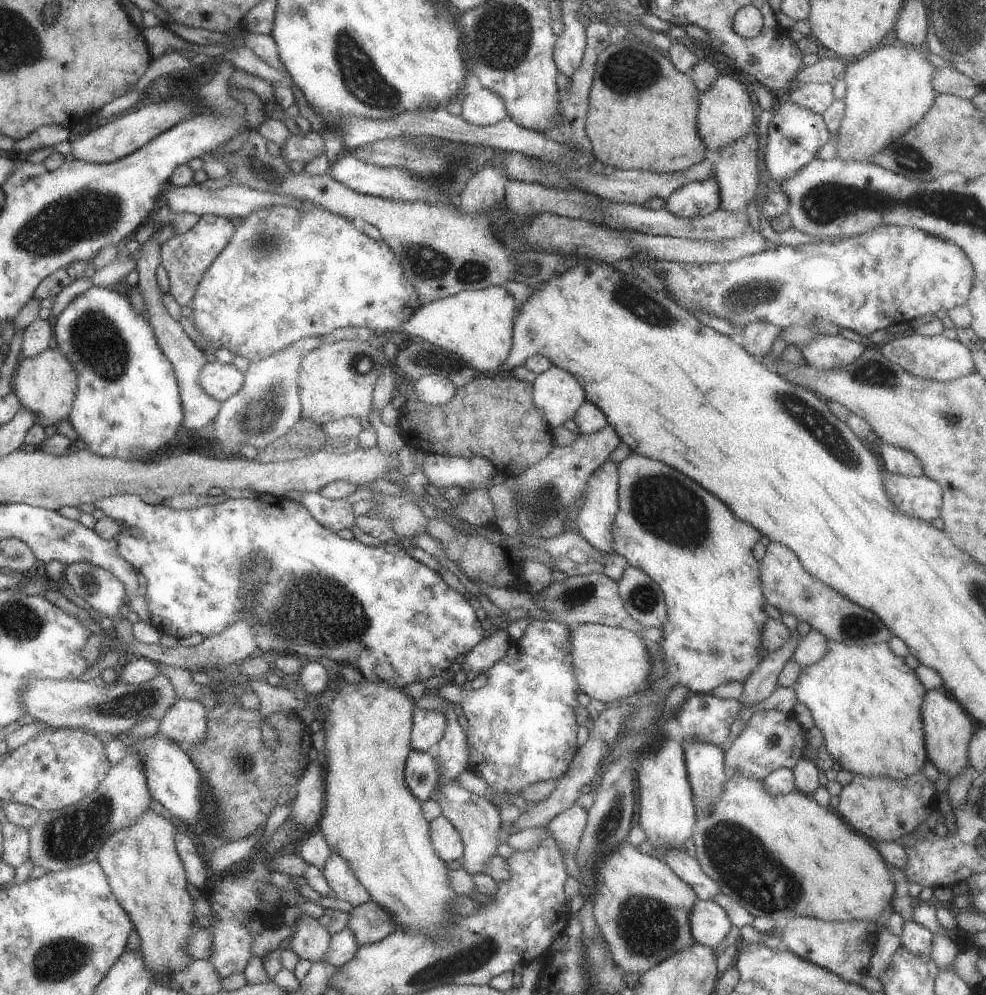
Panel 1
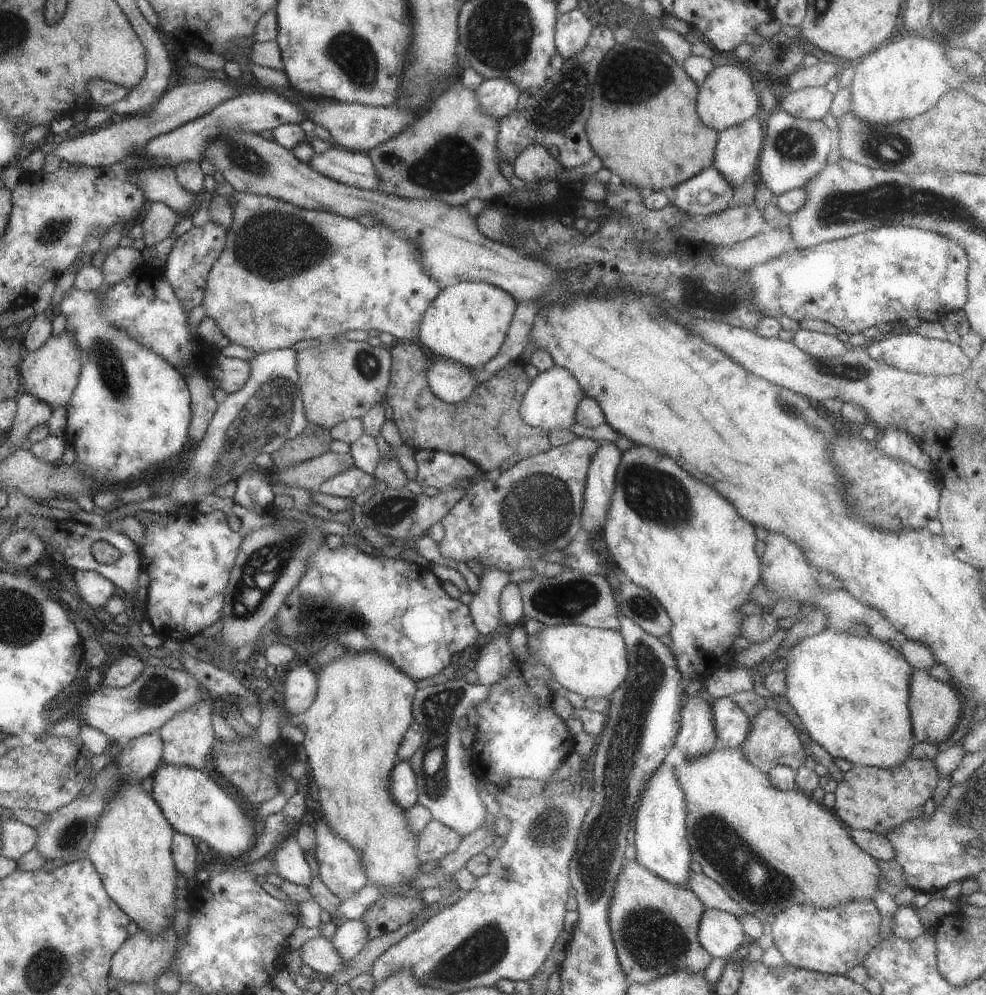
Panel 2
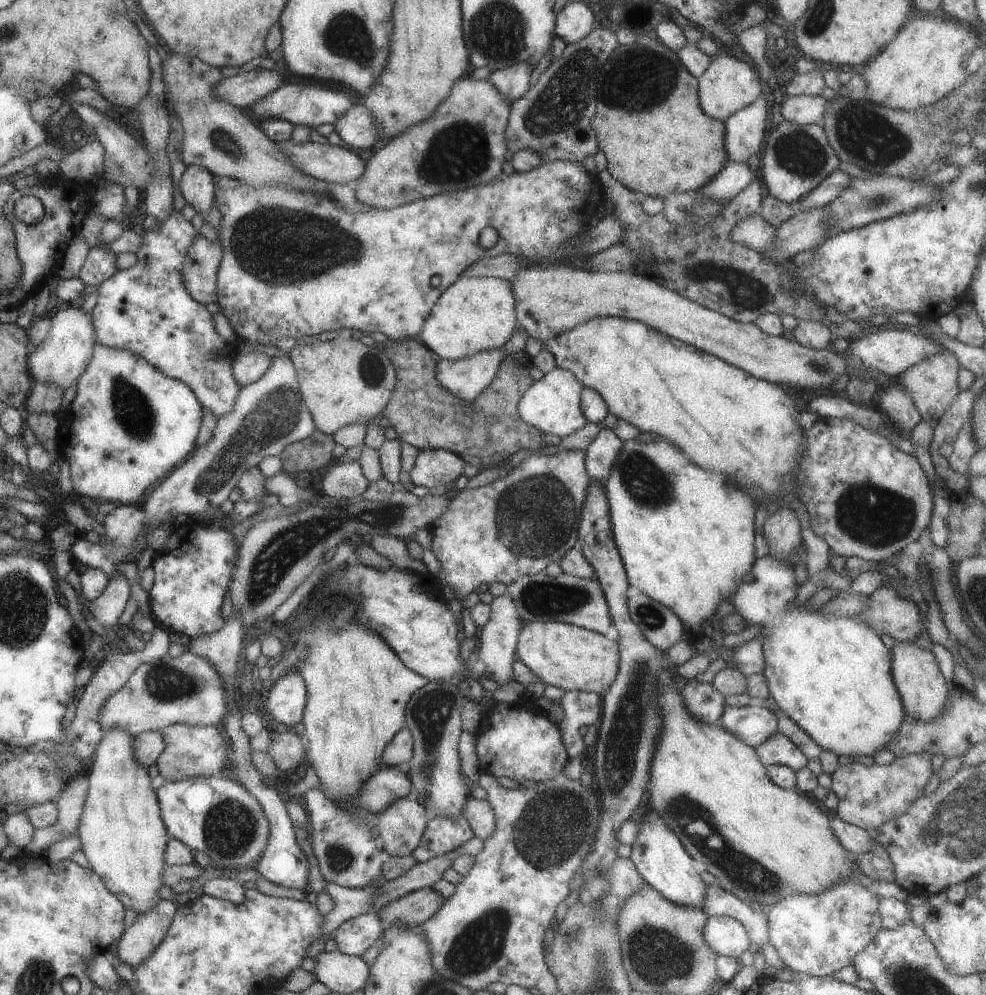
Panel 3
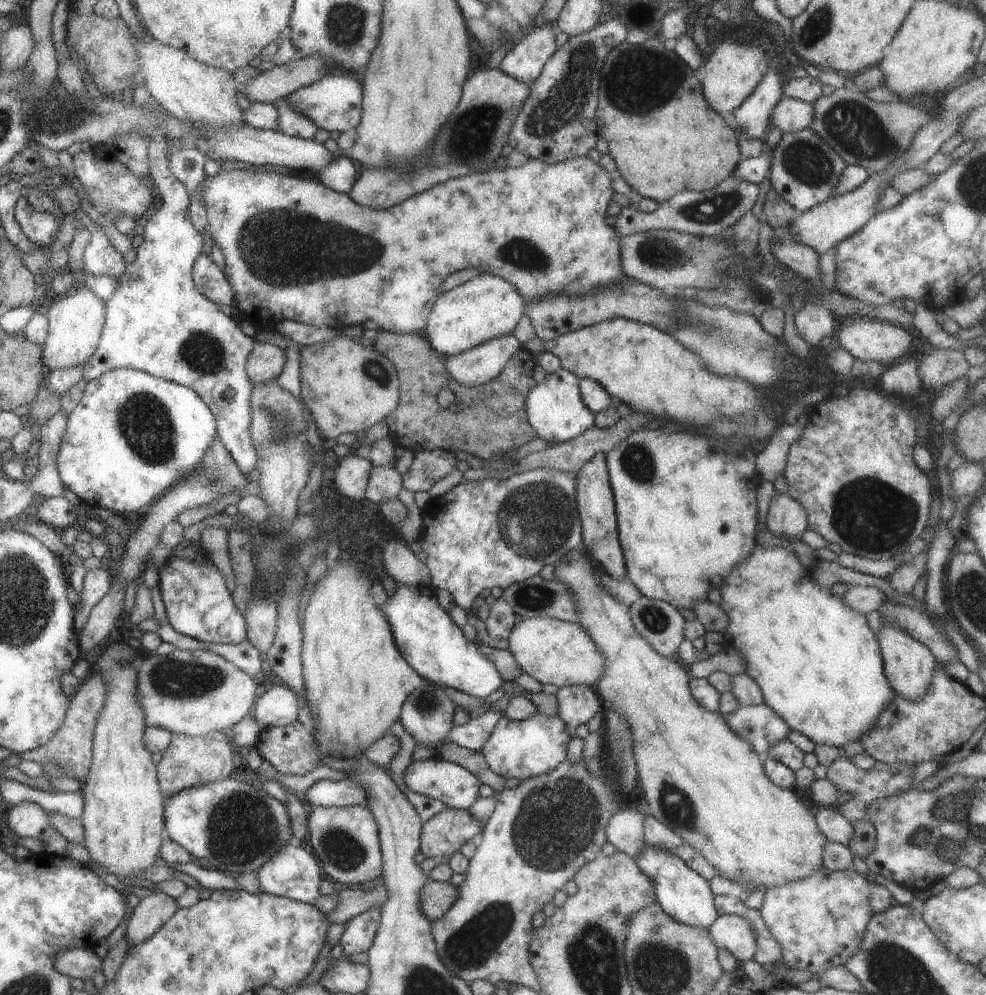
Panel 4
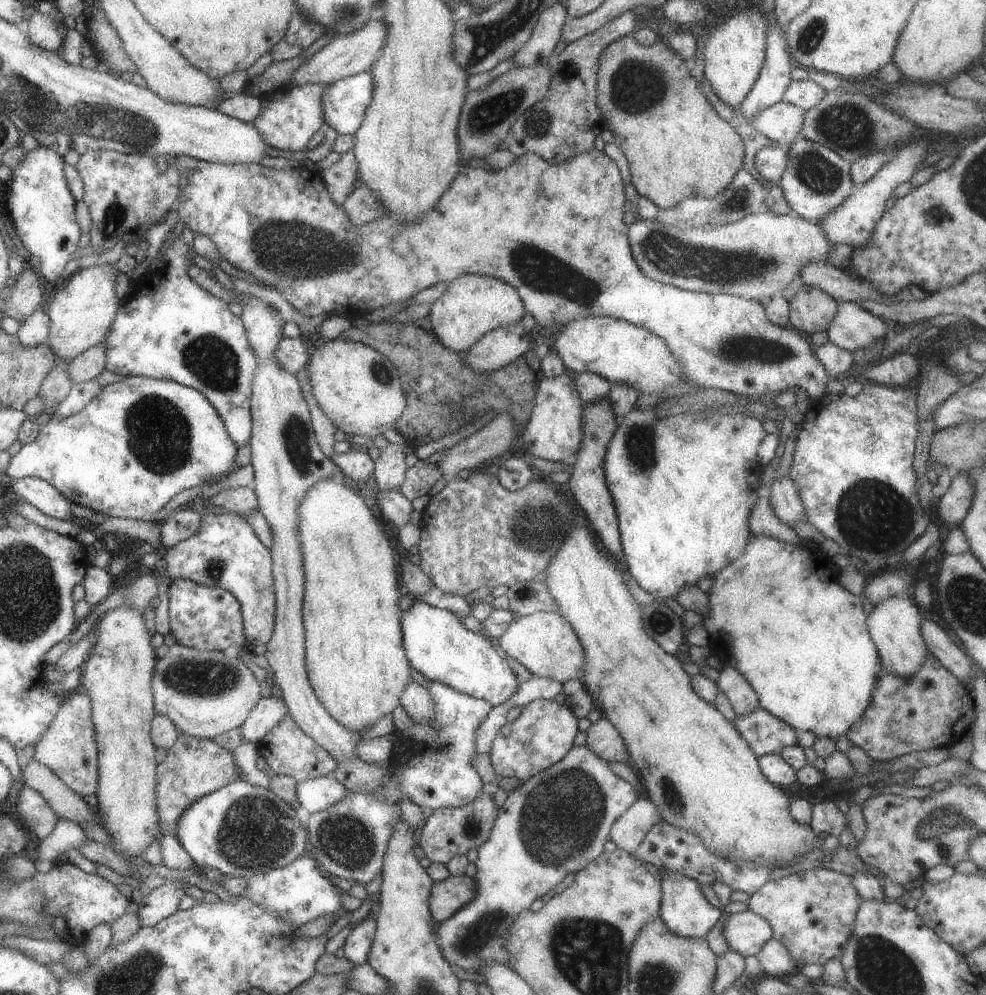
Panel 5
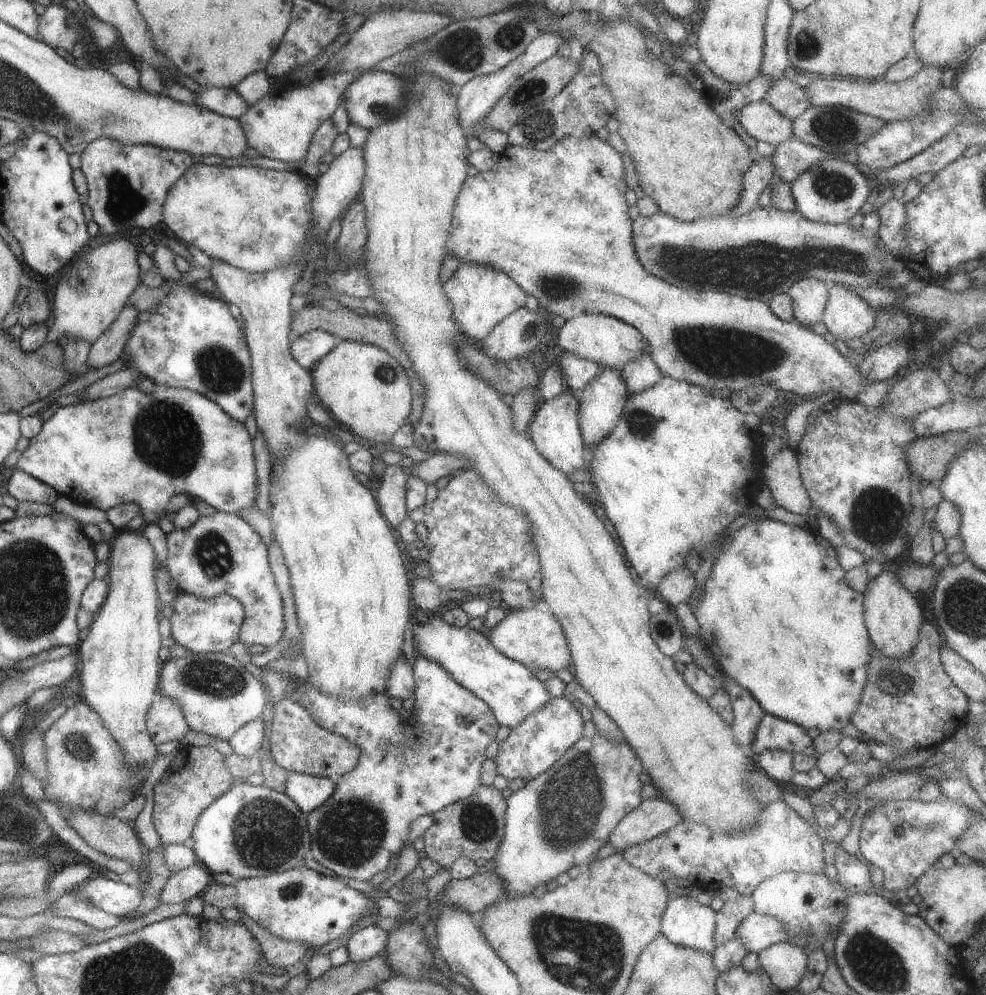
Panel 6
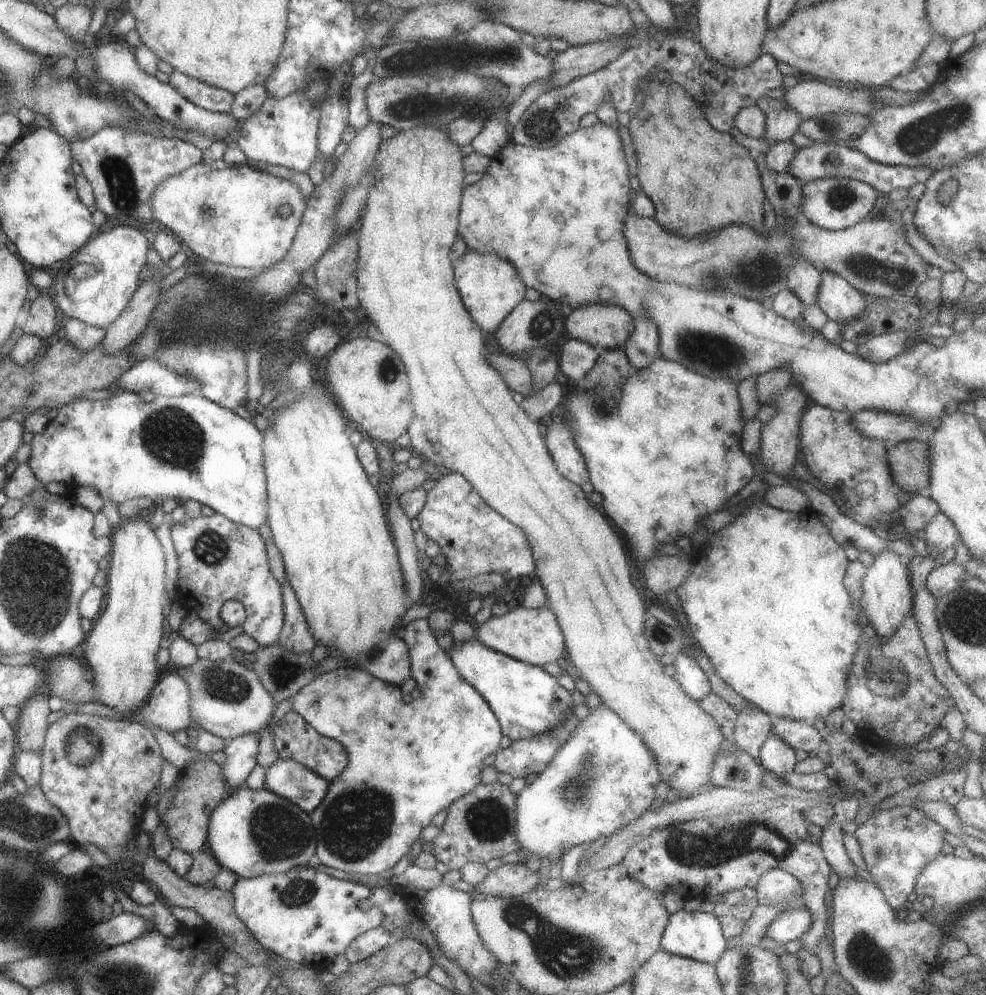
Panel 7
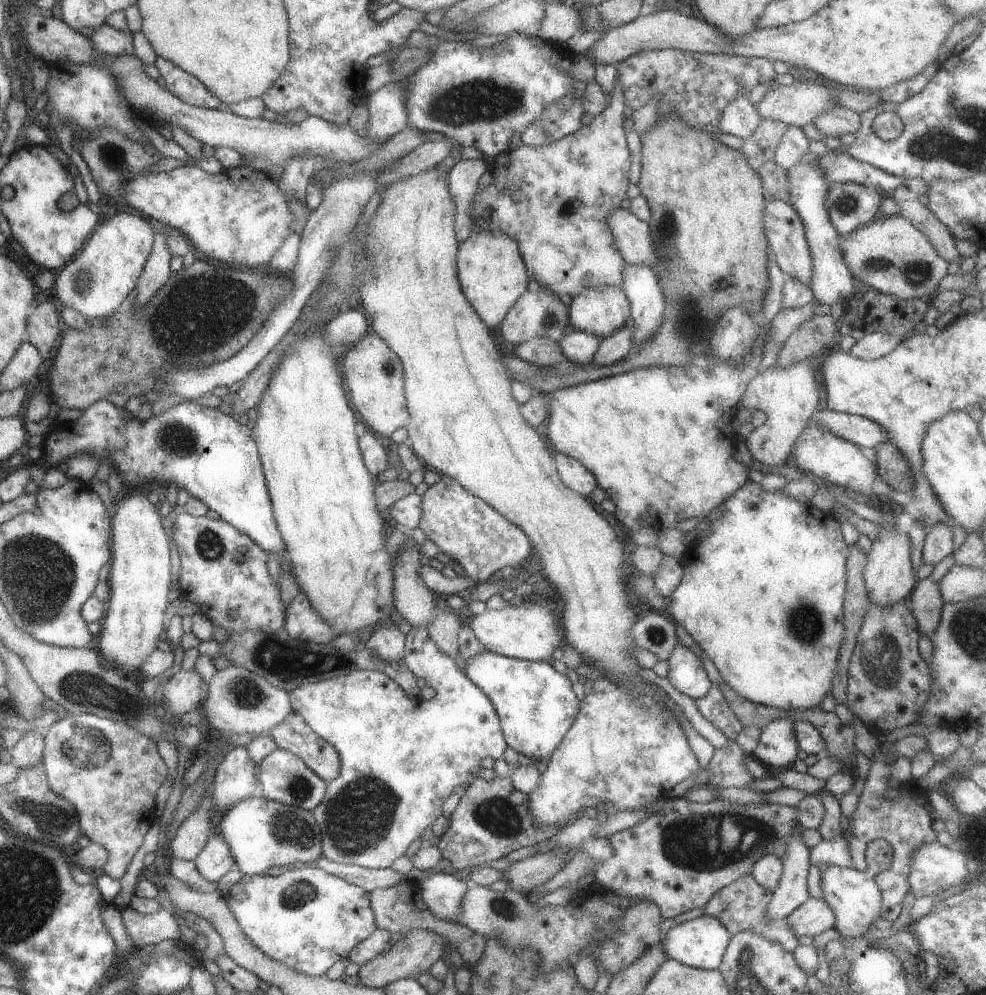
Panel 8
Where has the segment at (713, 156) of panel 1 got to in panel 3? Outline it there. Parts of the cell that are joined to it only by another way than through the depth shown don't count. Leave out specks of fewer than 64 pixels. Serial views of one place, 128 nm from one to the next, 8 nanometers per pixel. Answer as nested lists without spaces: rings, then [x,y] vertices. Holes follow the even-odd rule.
[[[762,93],[745,108],[737,110],[723,121],[725,126],[725,154],[728,162],[747,162],[751,156],[757,155],[761,150],[761,142],[765,137],[765,116],[767,114],[766,100]]]

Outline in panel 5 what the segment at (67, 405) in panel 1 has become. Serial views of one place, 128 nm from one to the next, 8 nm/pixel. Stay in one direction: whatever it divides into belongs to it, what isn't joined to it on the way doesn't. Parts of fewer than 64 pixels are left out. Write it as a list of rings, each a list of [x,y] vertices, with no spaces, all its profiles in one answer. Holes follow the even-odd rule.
[[[113,264],[78,268],[69,276],[67,284],[51,298],[51,302],[47,306],[48,335],[43,344],[48,345],[57,359],[72,359],[103,340],[121,303],[114,290],[117,273],[118,271],[113,269]]]

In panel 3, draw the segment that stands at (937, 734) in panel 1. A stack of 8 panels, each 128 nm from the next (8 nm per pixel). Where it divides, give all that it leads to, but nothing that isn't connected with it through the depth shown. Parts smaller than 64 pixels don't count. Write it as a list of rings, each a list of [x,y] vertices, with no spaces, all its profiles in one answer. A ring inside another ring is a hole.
[[[894,640],[894,644],[889,648],[891,654],[891,682],[899,694],[902,710],[913,720],[921,722],[931,722],[941,714],[941,710],[947,704],[947,690],[949,684],[939,675],[935,658],[927,649],[918,647],[915,642]]]

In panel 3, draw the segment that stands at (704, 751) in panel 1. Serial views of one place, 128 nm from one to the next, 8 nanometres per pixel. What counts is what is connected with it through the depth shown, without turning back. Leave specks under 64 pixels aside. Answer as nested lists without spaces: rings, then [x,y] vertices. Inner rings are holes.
[[[689,680],[680,692],[687,712],[699,722],[717,723],[724,708],[724,696],[716,692],[710,684]]]

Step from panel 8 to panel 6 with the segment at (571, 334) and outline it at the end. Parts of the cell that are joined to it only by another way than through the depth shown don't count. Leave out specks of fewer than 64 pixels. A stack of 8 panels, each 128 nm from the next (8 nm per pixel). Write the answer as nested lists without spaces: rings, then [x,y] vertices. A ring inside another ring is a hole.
[[[572,353],[559,356],[558,368],[563,377],[563,386],[571,391],[581,391],[600,372],[601,366],[593,361],[580,359]]]

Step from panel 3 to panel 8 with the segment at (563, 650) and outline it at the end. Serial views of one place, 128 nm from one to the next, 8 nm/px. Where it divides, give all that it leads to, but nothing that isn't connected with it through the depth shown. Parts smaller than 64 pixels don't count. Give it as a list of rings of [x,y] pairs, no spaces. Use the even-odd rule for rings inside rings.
[[[524,600],[514,601],[506,608],[492,610],[486,608],[469,620],[468,628],[473,632],[481,647],[488,652],[524,659],[527,661],[549,661],[552,653],[561,644],[561,629],[557,627],[549,606],[538,603],[525,604]]]

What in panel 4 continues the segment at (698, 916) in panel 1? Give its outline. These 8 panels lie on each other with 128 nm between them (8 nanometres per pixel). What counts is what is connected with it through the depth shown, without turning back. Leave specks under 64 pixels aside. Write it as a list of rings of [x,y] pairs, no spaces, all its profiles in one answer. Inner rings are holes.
[[[717,915],[706,928],[709,938],[717,948],[729,951],[737,962],[752,958],[755,950],[755,924],[739,915]]]

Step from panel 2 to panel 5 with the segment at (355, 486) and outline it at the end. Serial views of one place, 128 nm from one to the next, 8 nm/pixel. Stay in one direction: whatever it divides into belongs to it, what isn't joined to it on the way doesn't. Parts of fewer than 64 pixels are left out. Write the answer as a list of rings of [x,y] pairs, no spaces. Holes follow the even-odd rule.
[[[363,446],[340,454],[333,452],[330,461],[361,487],[372,473],[373,461]]]

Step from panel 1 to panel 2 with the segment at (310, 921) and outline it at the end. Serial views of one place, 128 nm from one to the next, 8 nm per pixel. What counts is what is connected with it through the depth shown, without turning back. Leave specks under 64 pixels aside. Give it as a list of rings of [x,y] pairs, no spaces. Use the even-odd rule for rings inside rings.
[[[321,935],[303,942],[299,954],[302,964],[307,964],[313,973],[323,976],[340,974],[347,962],[332,948],[330,941]]]

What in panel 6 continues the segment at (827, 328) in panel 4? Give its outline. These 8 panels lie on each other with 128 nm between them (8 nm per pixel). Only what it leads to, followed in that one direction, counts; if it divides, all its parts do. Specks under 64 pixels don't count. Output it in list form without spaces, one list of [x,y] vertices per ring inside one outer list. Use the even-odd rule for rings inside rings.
[[[811,277],[788,287],[786,295],[792,302],[793,320],[810,327],[819,322],[827,298],[829,284]]]

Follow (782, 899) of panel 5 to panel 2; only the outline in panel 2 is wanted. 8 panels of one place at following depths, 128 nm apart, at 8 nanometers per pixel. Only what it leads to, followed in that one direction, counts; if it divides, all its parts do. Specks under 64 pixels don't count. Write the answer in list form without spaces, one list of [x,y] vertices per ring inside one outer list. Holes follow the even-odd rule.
[[[851,900],[831,908],[795,904],[773,915],[771,936],[783,963],[819,974],[843,975],[849,968],[861,965],[863,956],[877,944],[881,915],[872,900]]]

